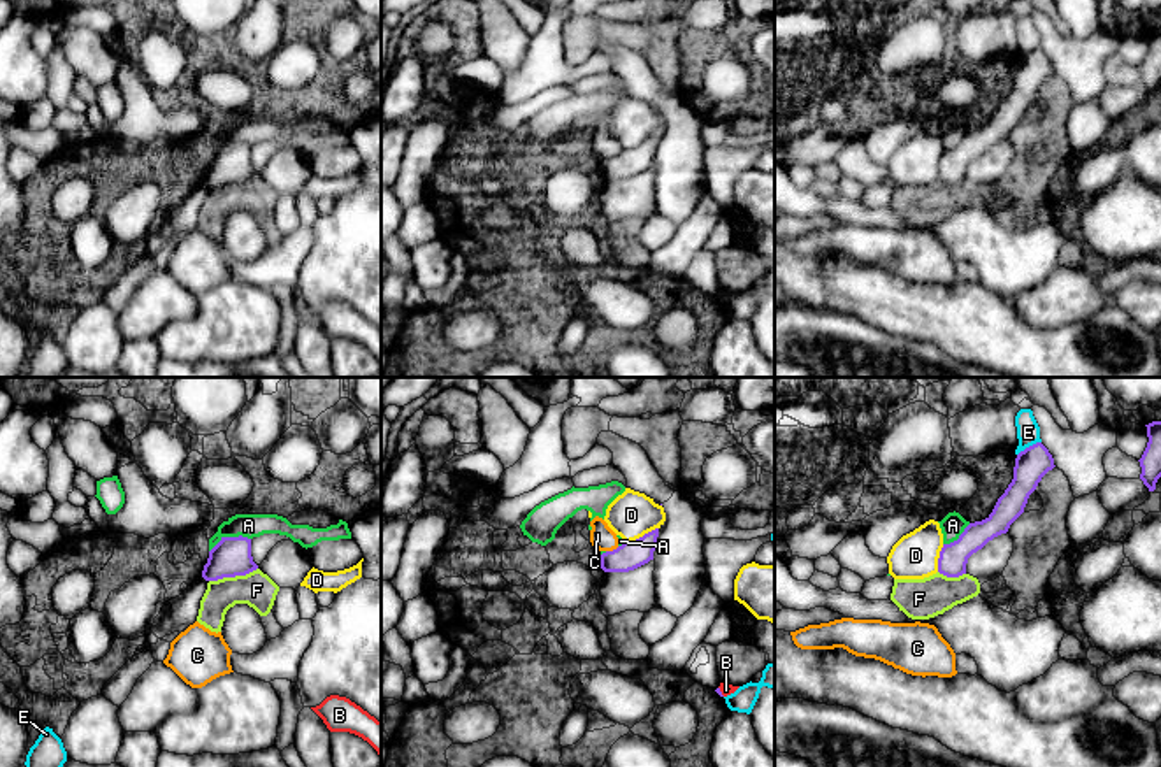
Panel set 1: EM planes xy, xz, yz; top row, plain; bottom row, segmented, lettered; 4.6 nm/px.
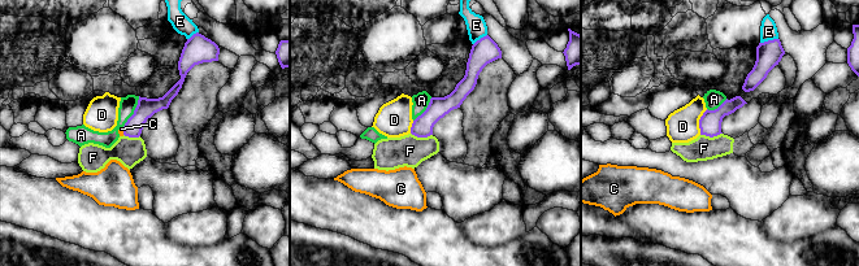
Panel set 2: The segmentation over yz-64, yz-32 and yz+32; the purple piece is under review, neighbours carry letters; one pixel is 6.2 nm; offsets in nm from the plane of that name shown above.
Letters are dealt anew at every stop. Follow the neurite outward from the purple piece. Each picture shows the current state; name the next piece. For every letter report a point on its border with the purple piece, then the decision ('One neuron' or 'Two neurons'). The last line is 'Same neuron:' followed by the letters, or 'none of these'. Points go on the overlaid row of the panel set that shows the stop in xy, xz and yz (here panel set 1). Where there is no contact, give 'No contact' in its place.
A: Touches purple at xy (229, 537). Two neurons
B: Touches purple at xz (721, 692). Two neurons
C: Touches purple at xz (613, 550). Two neurons
D: Touches purple at xz (643, 536). Two neurons
E: Touches purple at yz (1030, 446). Two neurons
F: Touches purple at xy (232, 576). Two neurons
Same neuron: none of these

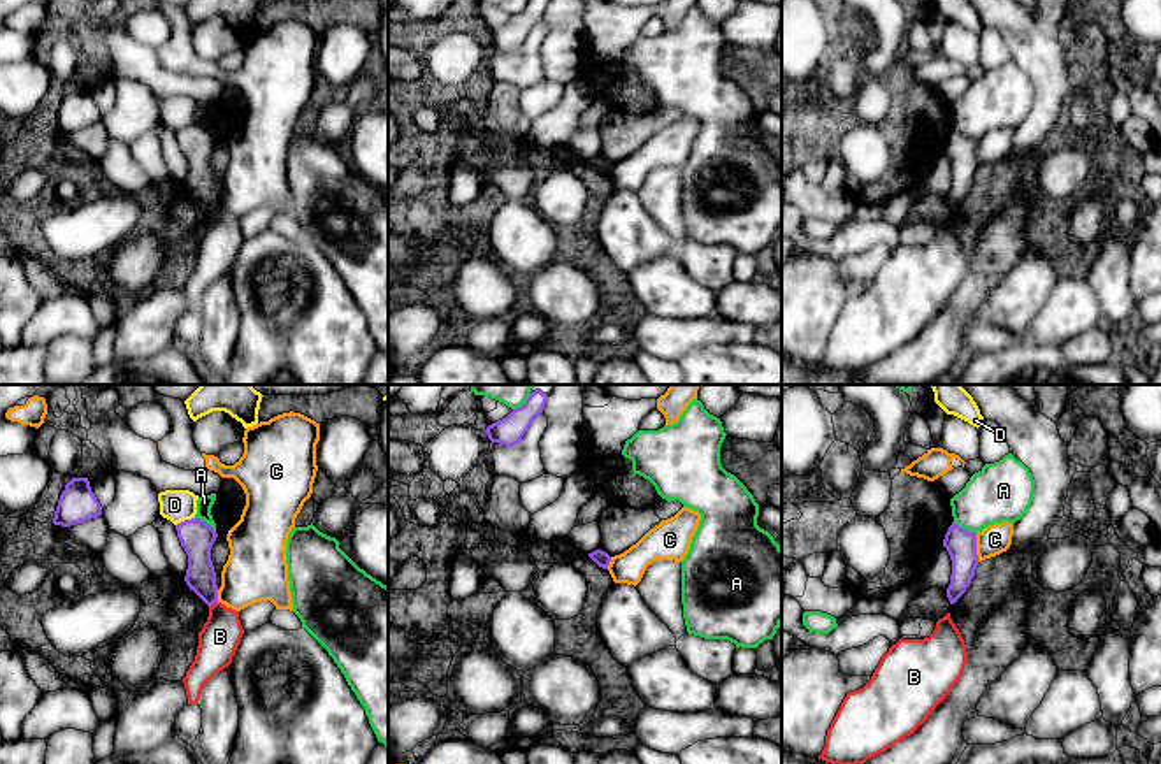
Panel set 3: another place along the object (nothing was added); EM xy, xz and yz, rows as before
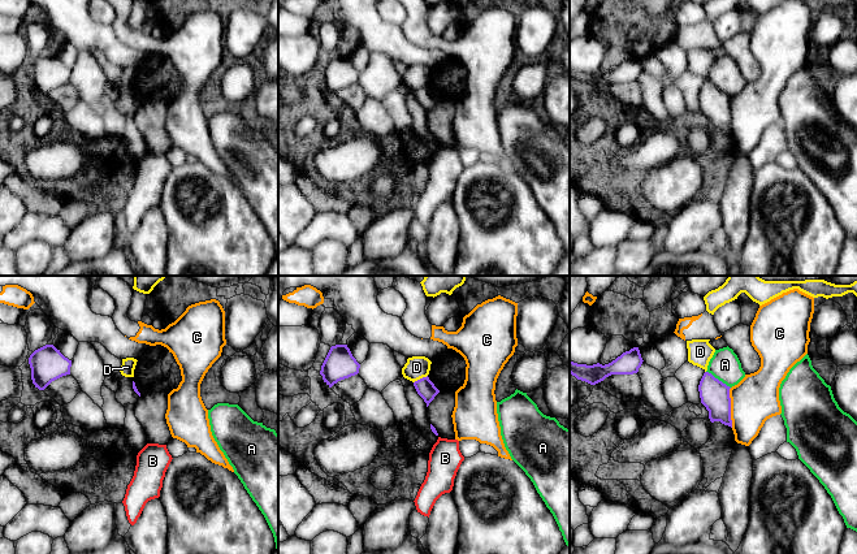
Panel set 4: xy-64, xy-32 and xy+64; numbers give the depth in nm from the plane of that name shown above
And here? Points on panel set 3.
A: Touches purple at yz (965, 529). Two neurons
B: Touches purple at xy (213, 603). Two neurons
C: Touches purple at yz (975, 548). Two neurons
D: Touches purple at xy (185, 520). Two neurons
Same neuron: none of these

